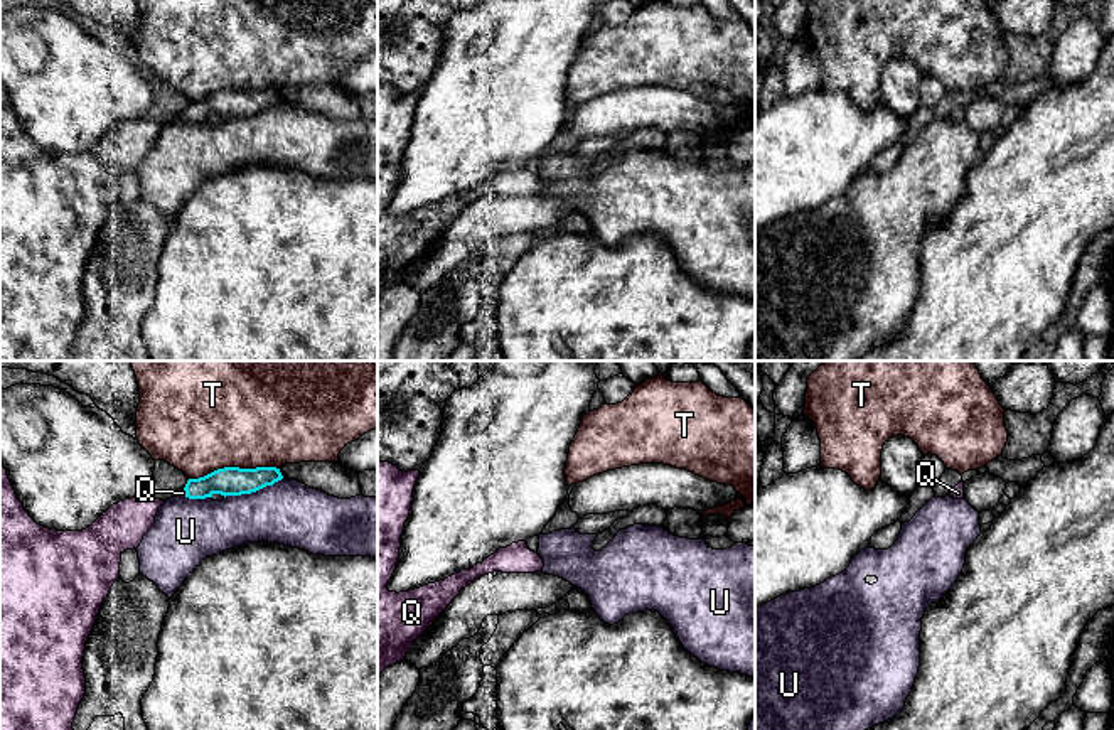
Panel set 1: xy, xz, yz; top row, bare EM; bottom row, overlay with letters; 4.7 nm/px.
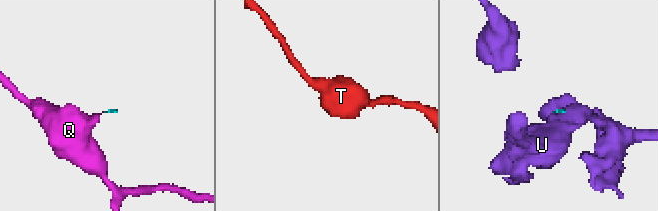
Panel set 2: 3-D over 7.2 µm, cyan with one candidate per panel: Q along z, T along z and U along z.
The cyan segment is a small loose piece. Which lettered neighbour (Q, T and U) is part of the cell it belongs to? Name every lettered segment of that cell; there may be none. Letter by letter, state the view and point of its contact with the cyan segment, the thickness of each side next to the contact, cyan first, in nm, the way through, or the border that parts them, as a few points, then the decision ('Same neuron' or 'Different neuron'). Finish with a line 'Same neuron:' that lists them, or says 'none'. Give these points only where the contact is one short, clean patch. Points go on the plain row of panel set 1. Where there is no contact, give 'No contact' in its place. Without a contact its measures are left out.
Q: Touches cyan at xy (186, 115). Thickness 140 nm (cyan) against 30 nm. Same neuron
T: Touches cyan at xy (233, 90). Thickness 140 nm (cyan) against 440 nm. Boundary: xy (278, 90), (218, 90), (189, 101). Different neuron
U: Touches cyan at xy (253, 113). Thickness 140 nm (cyan) against 300 nm. Boundary: xy (282, 100), (255, 113), (228, 117), (224, 120). Different neuron
Same neuron: Q

